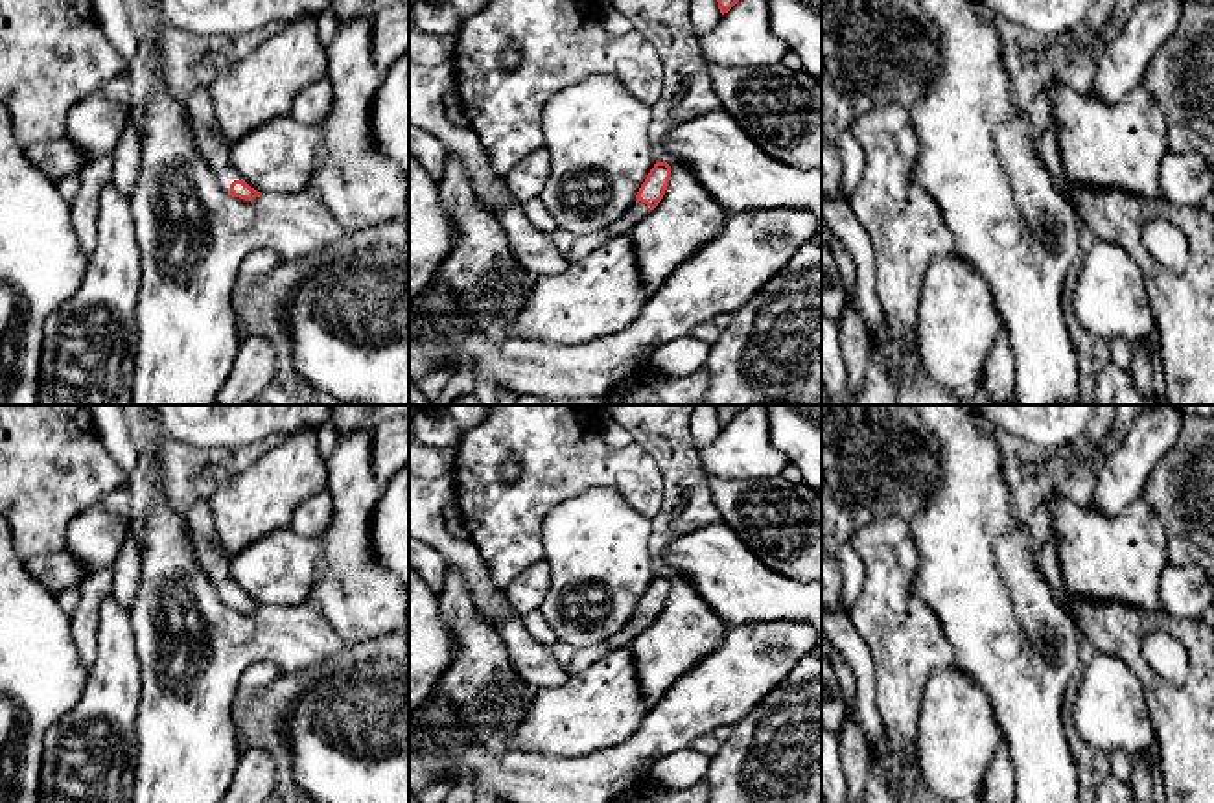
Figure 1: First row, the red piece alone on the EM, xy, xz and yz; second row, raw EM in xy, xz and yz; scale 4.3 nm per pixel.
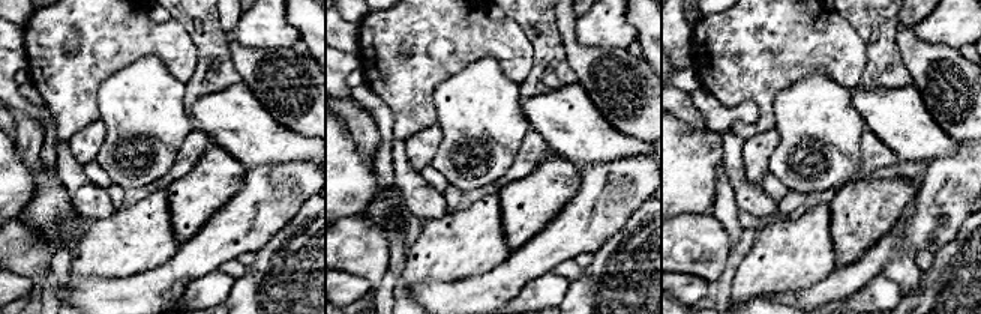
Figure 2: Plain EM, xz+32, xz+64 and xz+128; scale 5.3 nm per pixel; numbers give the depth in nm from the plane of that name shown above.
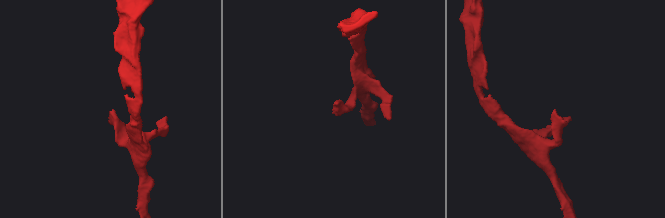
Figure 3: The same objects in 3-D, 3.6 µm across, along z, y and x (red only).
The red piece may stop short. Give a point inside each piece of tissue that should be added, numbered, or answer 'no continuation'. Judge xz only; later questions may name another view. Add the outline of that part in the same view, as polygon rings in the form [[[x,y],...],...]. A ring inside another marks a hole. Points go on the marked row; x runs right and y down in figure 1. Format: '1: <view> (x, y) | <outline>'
1: xz (638, 210) | [[[634,201],[628,212],[608,227],[608,232],[612,236],[630,234],[650,212],[650,206],[641,201]]]

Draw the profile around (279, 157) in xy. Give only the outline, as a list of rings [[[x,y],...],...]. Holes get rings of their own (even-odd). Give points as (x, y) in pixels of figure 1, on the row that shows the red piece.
[[[286,114],[238,140],[230,162],[260,193],[298,193],[311,184],[321,140],[321,125],[304,125]]]

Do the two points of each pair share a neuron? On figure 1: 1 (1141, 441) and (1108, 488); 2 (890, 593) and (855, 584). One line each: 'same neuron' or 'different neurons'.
1: same neuron
2: different neurons

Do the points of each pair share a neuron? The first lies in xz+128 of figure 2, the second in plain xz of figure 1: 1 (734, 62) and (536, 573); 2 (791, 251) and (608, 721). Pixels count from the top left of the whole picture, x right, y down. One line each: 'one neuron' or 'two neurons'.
1: two neurons
2: one neuron

